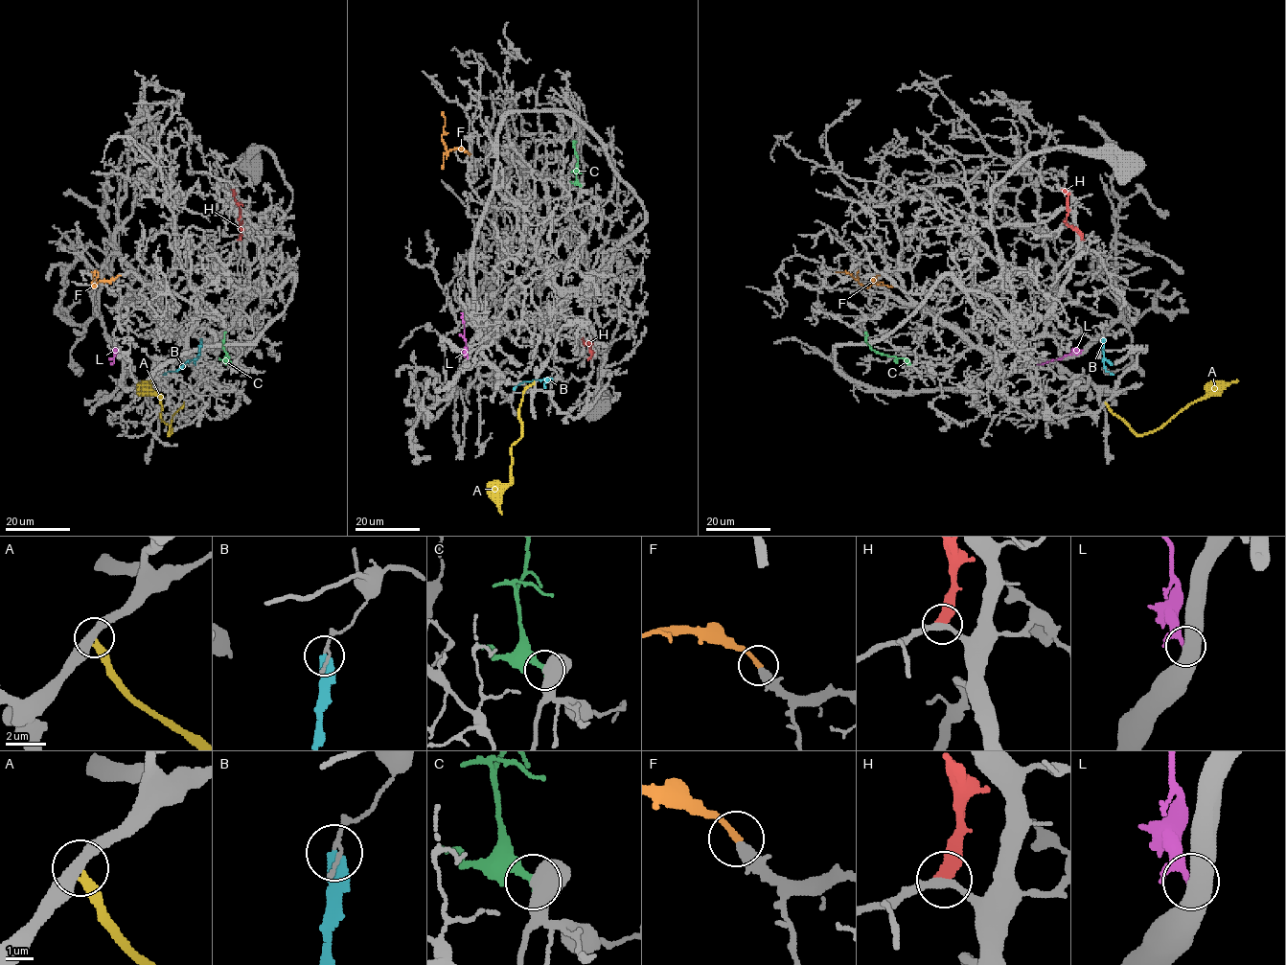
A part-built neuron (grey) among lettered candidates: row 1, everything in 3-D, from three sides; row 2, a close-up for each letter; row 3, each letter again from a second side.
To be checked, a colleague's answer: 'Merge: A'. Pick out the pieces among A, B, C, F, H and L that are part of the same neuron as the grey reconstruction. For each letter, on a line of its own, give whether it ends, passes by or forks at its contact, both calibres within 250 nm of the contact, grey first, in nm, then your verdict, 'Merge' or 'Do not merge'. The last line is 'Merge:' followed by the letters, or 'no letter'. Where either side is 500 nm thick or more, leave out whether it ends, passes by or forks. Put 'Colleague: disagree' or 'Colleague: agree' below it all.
A: It ends there. Thickness 400 nm (grey) against 260 nm. Do not merge
B: It ends there. Thickness 110 nm (grey) against 360 nm. Do not merge
C: Thickness 500 nm (grey) against 280 nm. Do not merge
F: It ends there. Thickness 300 nm (grey) against 200 nm. Merge
H: It ends there. Thickness 280 nm (grey) against 400 nm. Do not merge
L: Thickness 550 nm (grey) against 240 nm. Do not merge
Merge: F
Colleague: disagree

